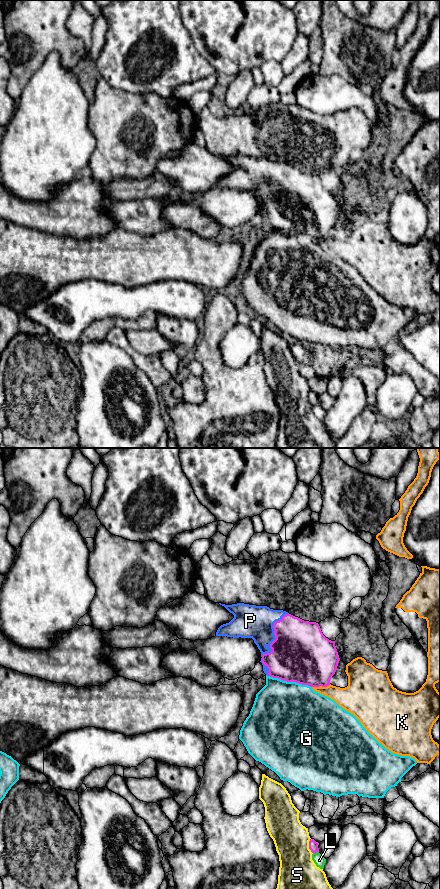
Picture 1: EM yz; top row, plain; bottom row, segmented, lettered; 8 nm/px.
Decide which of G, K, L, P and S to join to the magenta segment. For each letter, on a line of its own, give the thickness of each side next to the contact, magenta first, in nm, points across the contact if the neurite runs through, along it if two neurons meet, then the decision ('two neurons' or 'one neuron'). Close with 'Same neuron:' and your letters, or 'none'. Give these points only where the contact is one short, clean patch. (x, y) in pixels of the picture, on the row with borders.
G: 460 nm thick on the magenta side, 500 nm on the other; two neurons
K: 440 nm thick on the magenta side, 190 nm on the other; two neurons
L: 80 nm thick on the magenta side, 90 nm on the other; two neurons
P: 460 nm thick on the magenta side, 280 nm on the other; one neuron
S: 80 nm thick on the magenta side, 300 nm on the other; two neurons
Same neuron: P

